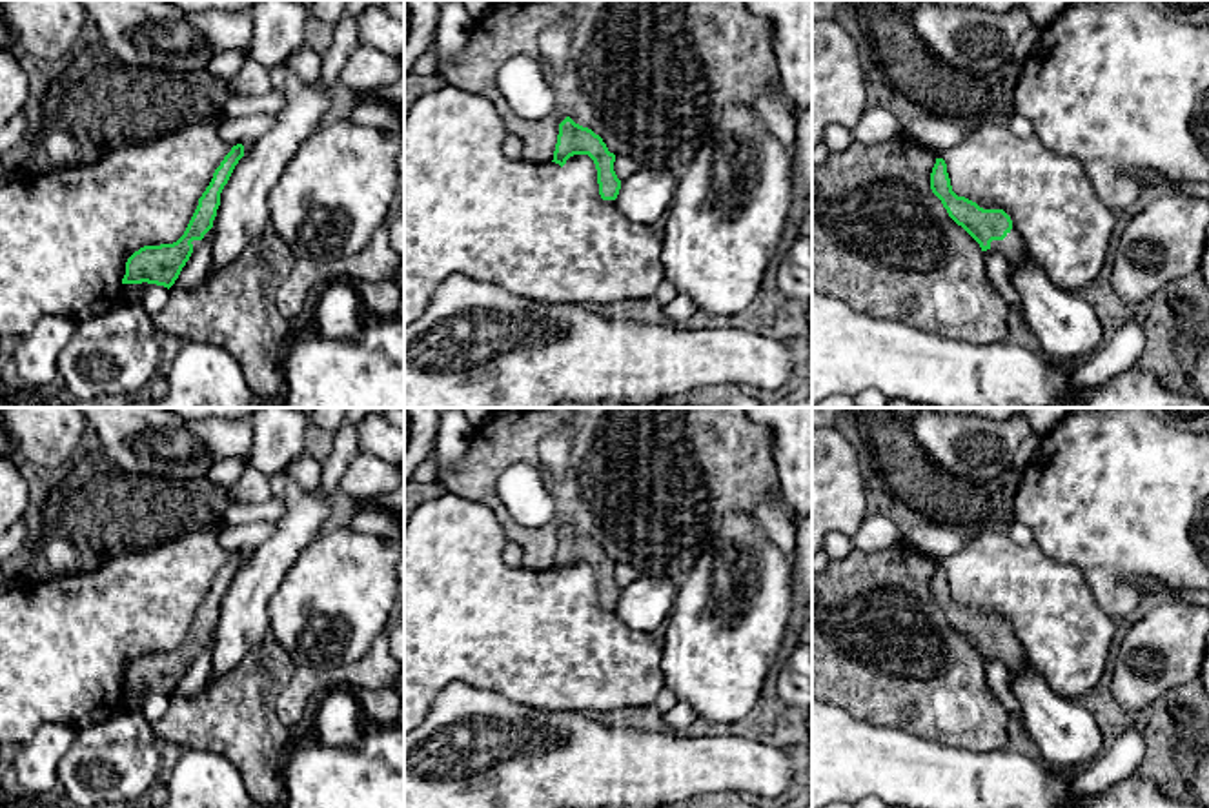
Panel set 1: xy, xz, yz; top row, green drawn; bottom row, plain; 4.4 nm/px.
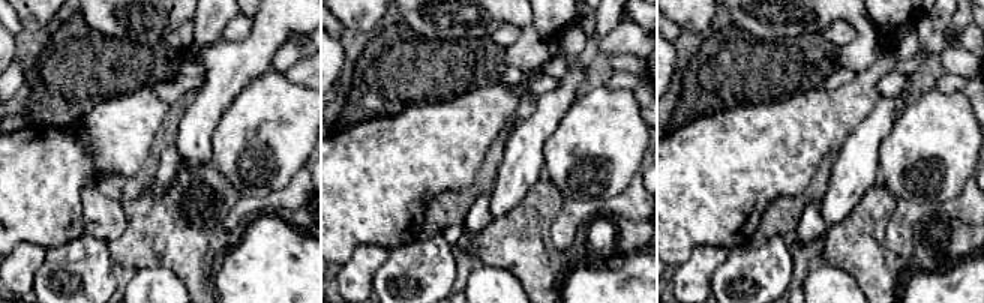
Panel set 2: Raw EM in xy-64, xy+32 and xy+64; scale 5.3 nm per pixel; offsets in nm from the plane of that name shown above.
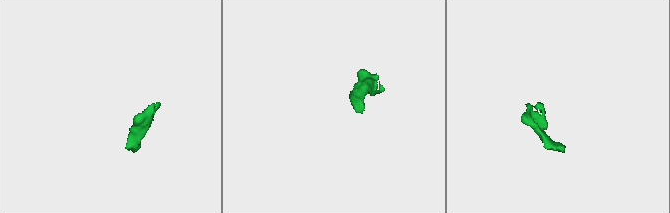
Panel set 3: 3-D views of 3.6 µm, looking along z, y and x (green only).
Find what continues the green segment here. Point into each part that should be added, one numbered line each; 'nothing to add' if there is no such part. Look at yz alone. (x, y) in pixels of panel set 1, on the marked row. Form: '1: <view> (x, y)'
1: yz (1013, 248)

